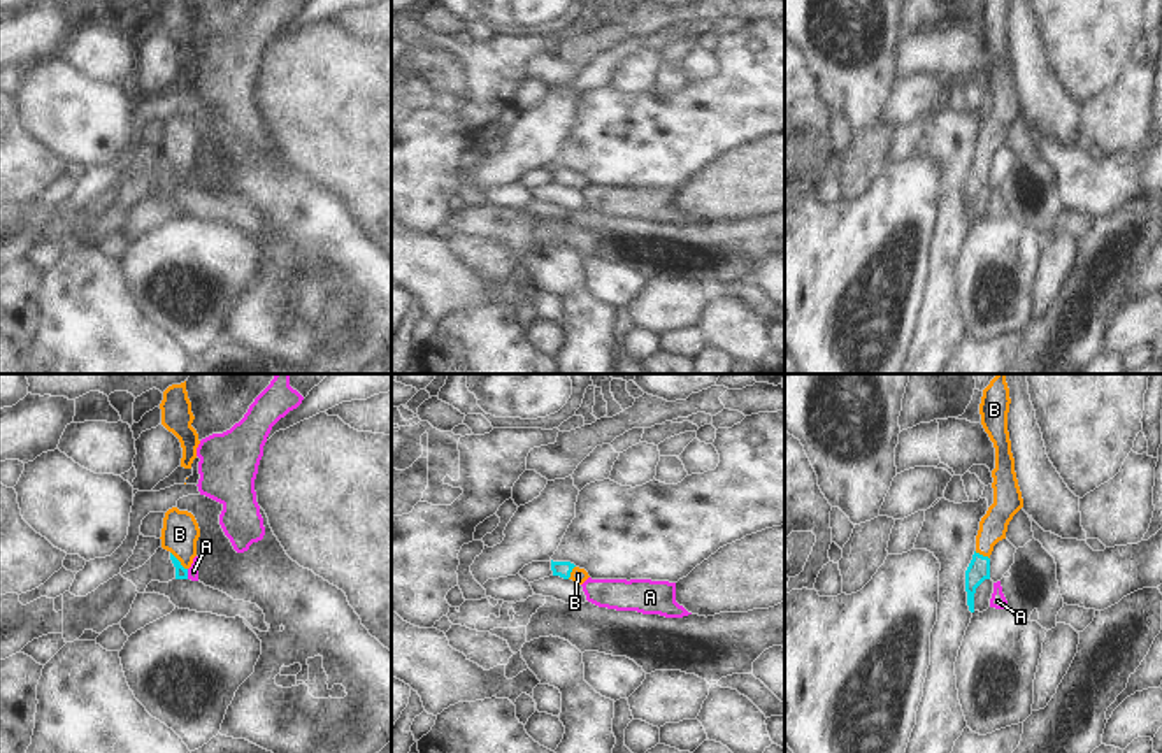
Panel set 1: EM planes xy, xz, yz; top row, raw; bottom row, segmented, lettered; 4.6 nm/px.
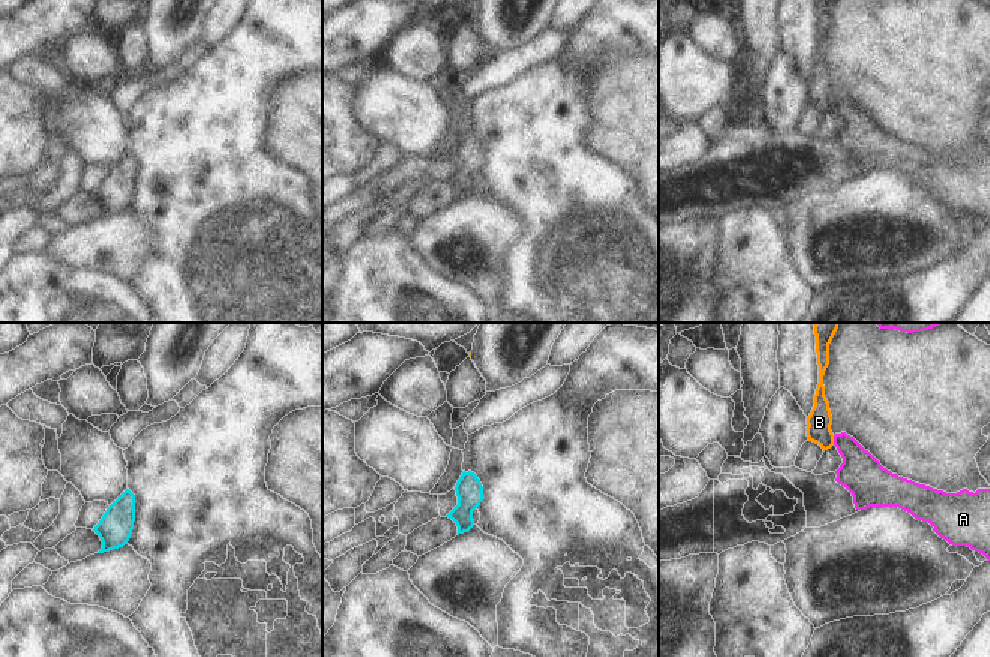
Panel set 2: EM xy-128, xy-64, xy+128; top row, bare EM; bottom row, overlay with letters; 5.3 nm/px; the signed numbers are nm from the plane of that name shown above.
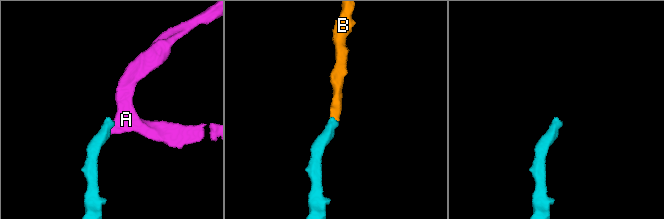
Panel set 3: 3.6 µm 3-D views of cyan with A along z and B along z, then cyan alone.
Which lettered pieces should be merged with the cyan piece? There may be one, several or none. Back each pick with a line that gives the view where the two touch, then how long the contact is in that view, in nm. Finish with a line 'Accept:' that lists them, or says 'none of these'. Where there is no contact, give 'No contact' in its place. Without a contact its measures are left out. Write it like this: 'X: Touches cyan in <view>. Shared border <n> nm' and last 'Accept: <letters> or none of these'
B: Touches cyan in xy. Shared border 120 nm
Accept: B.

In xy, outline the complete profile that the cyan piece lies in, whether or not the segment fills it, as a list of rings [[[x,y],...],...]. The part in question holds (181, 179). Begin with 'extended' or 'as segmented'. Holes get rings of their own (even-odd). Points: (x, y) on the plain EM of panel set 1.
extended | [[[172,114],[165,119],[161,135],[161,154],[170,160],[176,174],[176,186],[188,186],[188,176],[197,163],[200,135],[195,123],[188,118]]]

